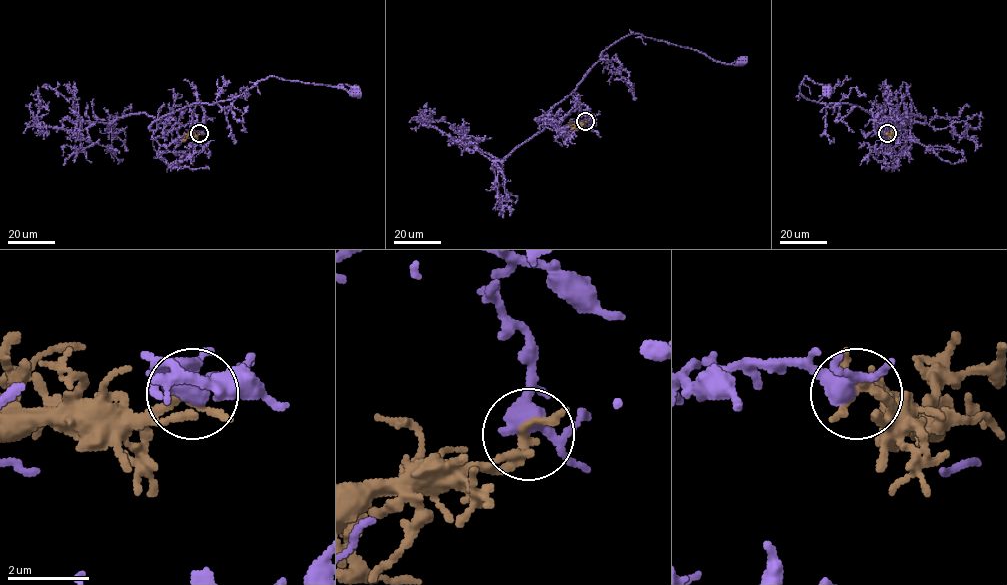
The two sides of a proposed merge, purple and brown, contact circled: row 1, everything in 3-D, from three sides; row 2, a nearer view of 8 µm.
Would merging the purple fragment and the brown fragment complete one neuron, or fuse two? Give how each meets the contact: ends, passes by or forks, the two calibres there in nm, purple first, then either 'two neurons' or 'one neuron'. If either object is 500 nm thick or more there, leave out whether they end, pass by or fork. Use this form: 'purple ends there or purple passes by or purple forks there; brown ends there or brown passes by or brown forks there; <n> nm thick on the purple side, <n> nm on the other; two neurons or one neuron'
purple forks there; brown passes by; 360 nm thick on the purple side, 200 nm on the other; two neurons

